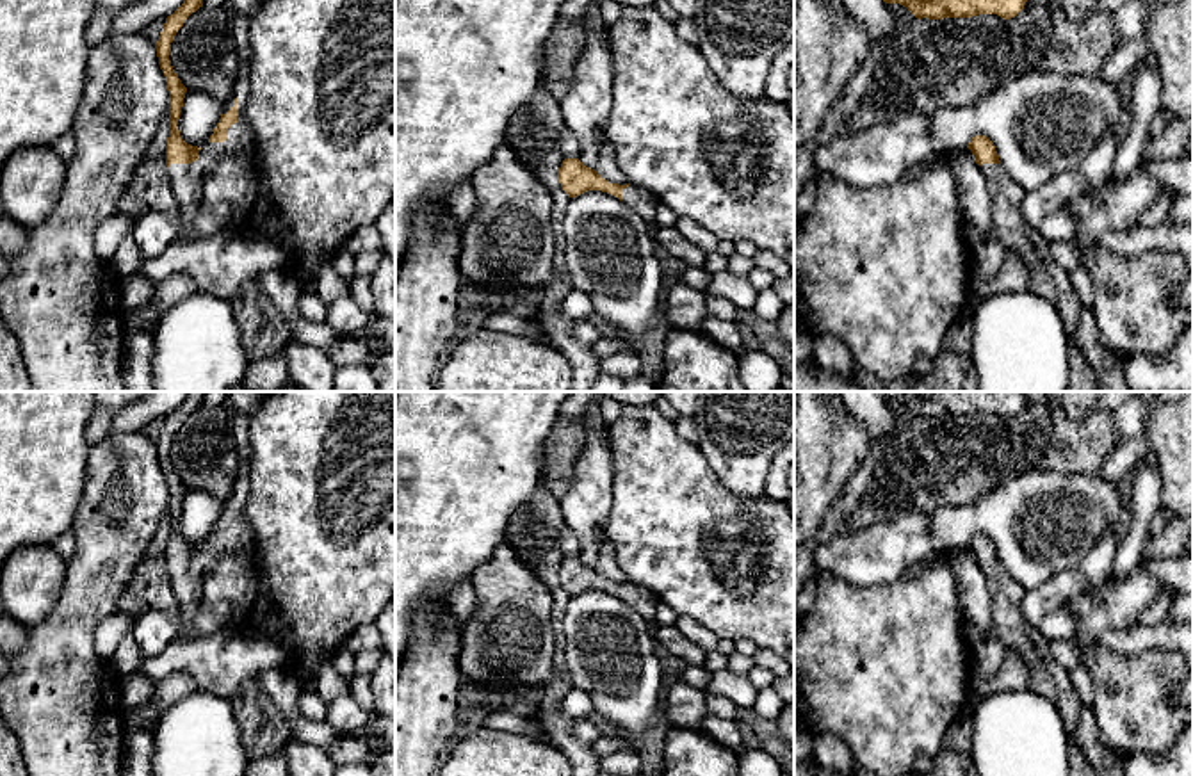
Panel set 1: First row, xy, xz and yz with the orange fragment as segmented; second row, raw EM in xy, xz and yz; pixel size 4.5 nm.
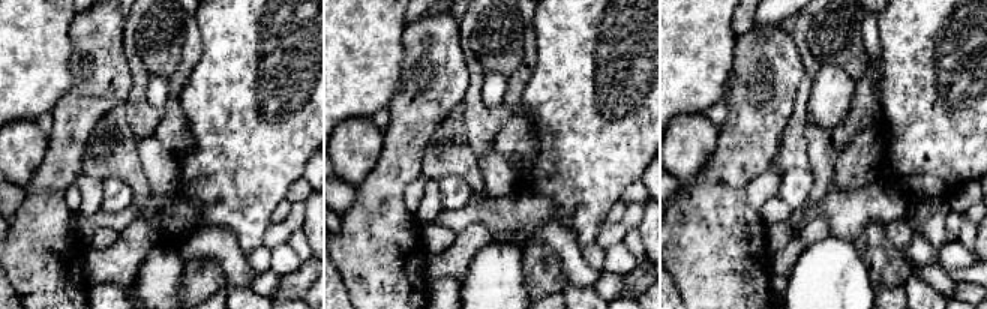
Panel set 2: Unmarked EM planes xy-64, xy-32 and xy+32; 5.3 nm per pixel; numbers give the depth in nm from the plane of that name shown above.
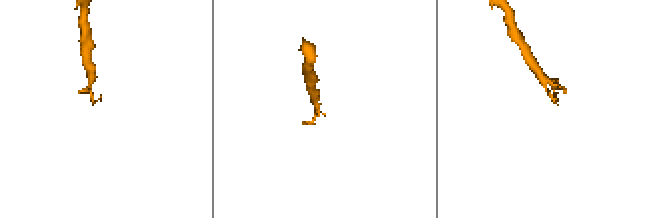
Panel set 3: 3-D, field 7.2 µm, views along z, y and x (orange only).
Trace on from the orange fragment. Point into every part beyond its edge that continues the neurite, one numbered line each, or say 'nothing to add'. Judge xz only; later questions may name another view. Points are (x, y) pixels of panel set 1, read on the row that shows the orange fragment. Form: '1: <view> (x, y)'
1: xz (641, 202)

